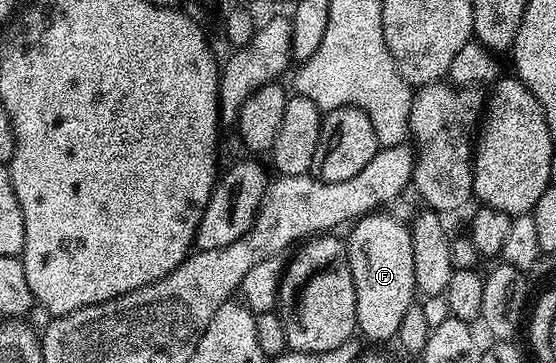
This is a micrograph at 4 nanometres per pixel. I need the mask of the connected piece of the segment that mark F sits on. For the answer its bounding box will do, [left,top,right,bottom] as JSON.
[346,210,418,341]

